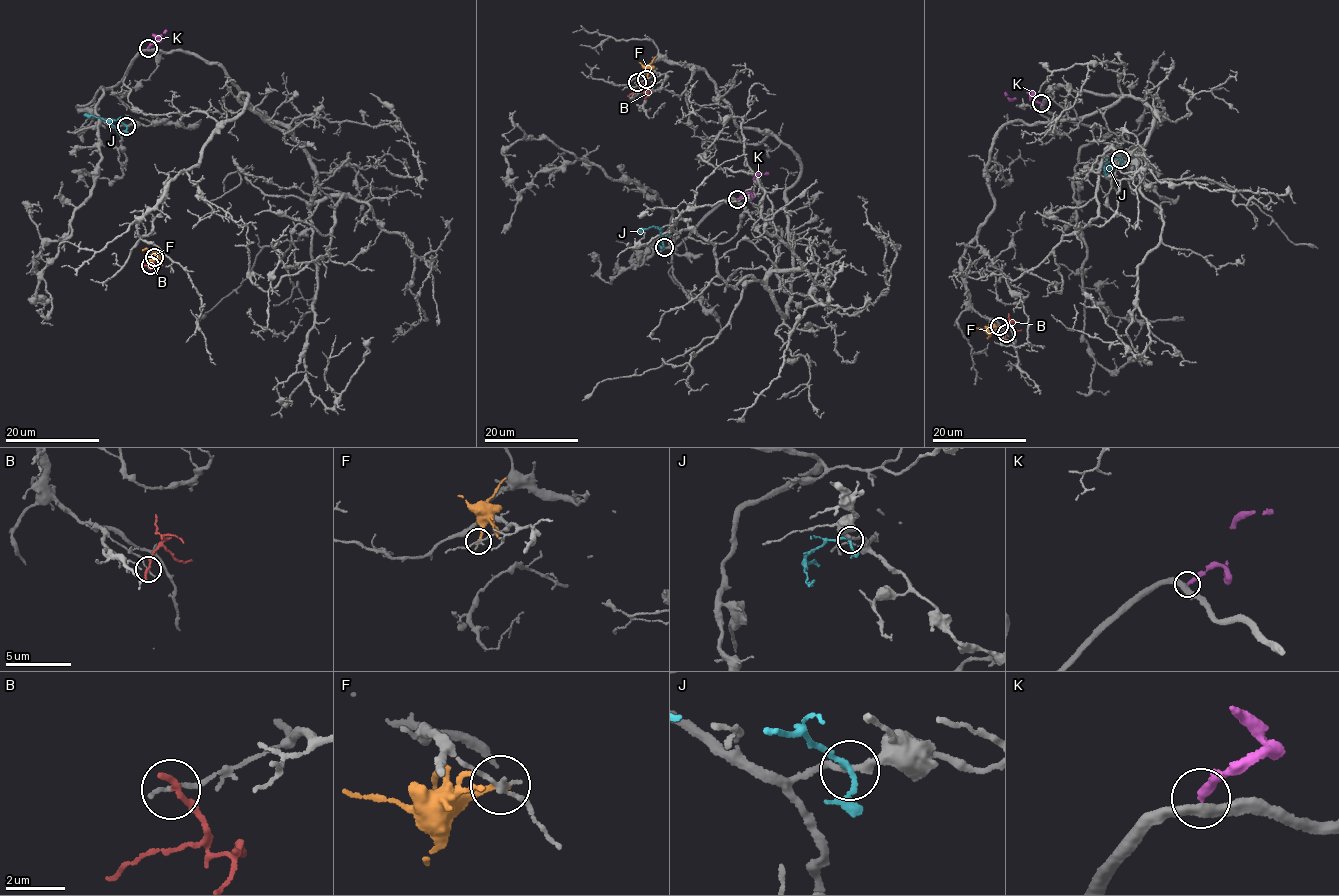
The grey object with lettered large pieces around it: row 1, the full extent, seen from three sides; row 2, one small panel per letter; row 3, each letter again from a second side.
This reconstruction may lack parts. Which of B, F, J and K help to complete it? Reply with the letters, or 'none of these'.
none of these

